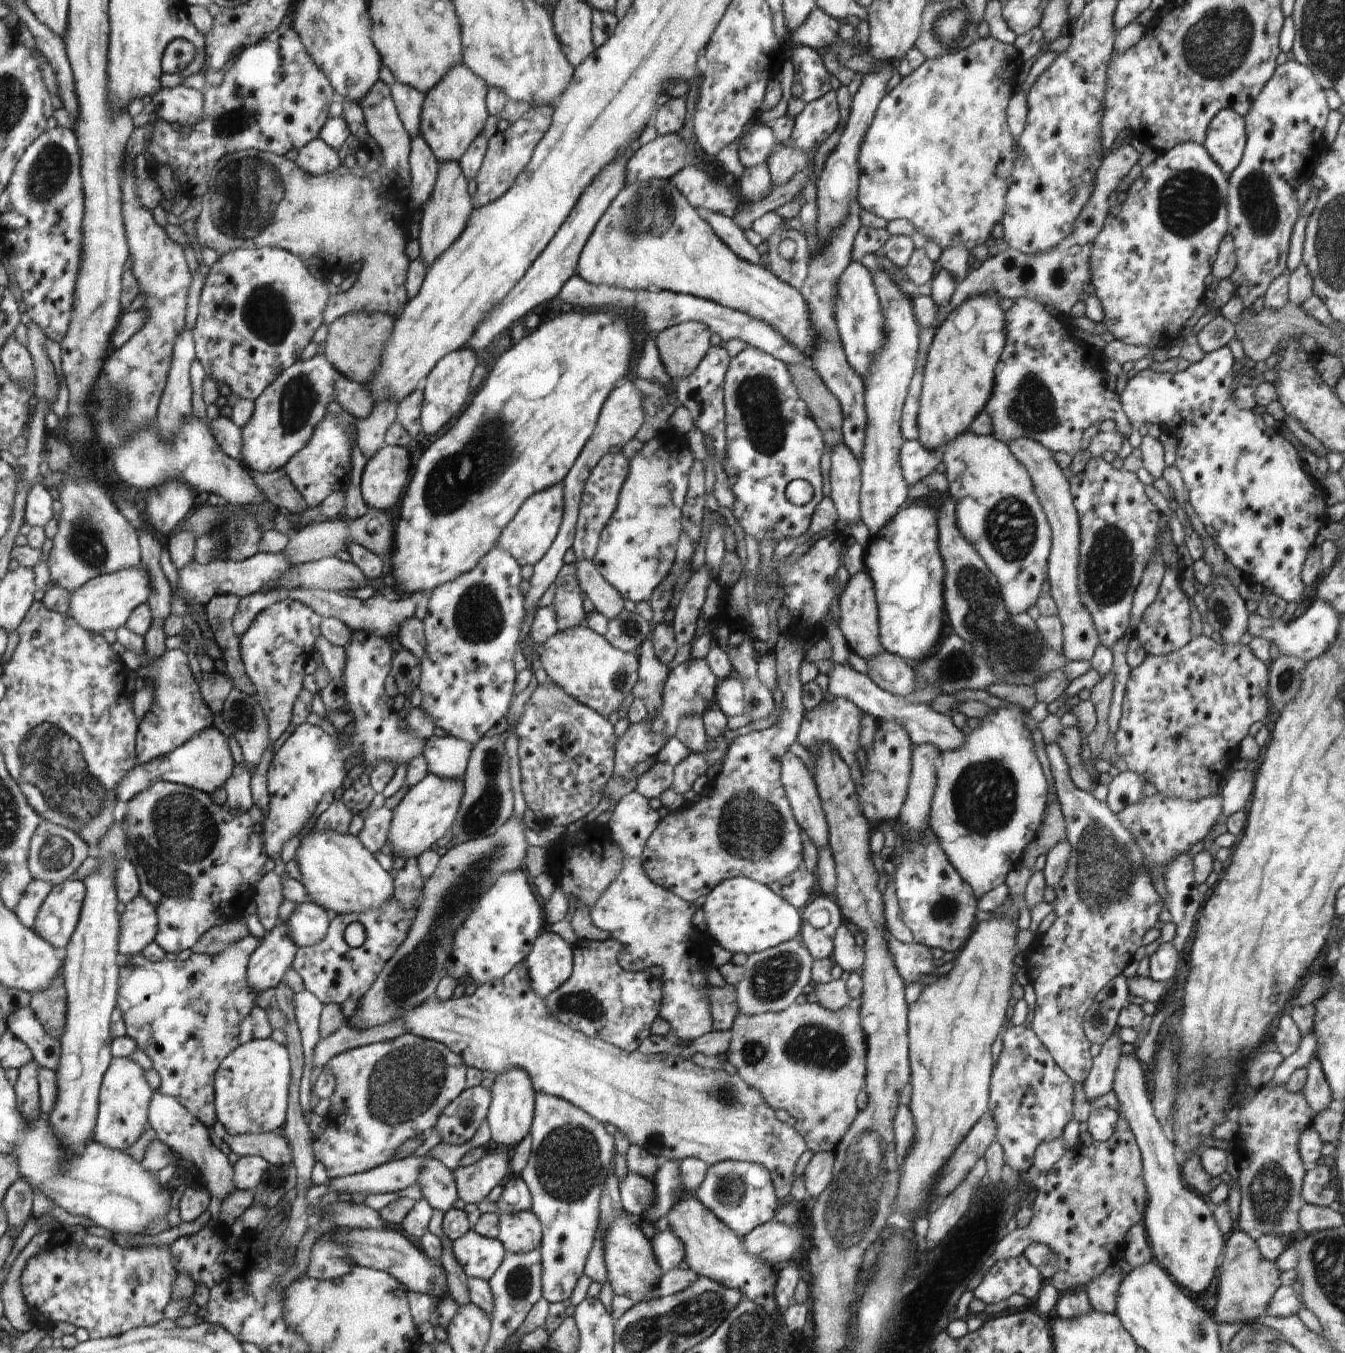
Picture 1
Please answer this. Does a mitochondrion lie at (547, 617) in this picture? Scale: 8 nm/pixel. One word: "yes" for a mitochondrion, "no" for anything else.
no

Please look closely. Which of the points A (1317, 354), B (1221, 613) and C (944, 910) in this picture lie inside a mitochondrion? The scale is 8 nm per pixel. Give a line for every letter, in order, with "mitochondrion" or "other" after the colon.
A: other
B: mitochondrion
C: mitochondrion

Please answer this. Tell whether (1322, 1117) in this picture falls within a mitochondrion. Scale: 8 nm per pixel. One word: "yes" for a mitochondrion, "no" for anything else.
no

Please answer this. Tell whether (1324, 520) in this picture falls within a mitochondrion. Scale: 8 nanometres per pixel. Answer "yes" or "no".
no

